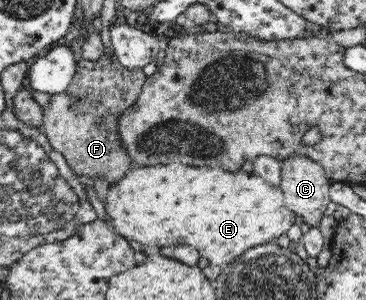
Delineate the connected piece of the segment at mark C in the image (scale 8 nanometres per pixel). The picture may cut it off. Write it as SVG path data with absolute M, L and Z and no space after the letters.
M292 156L281 161L281 190L284 207L300 217L309 227L318 227L328 205L331 182L325 176L324 167L306 156Z

